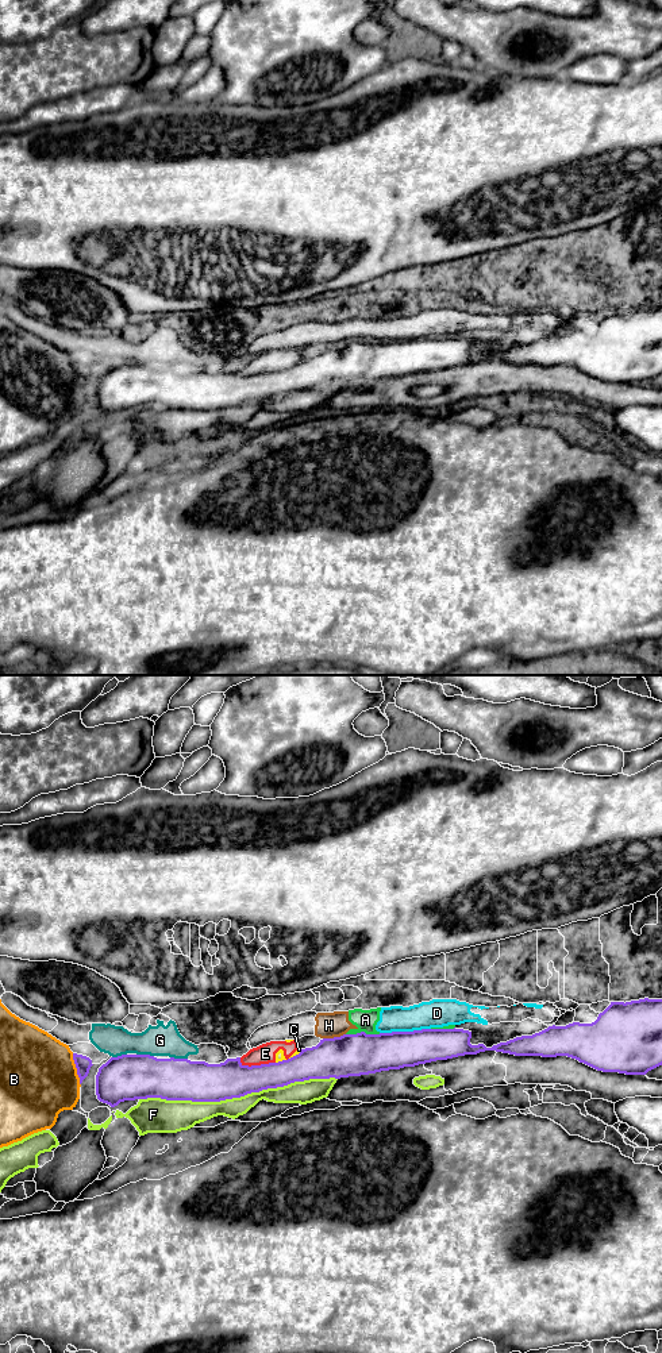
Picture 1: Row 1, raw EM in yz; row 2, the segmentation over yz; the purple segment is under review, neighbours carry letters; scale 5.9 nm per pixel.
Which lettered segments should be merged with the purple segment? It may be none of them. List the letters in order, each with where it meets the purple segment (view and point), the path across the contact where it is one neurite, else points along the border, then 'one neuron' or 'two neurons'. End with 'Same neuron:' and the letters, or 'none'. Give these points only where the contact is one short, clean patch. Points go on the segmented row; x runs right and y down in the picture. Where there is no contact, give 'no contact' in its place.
A: contact yz (362, 1032); two neurons
B: contact yz (77, 1070); two neurons
C: contact yz (296, 1055); border yz (301, 1049), (289, 1059); two neurons
D: contact yz (404, 1032); two neurons
E: contact yz (256, 1066); two neurons
F: contact yz (238, 1097); two neurons
G: contact yz (145, 1055); two neurons
H: contact yz (334, 1037); border yz (345, 1033), (323, 1039); two neurons
Same neuron: none

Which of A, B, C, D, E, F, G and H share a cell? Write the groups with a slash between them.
A C D E G H / B / F

